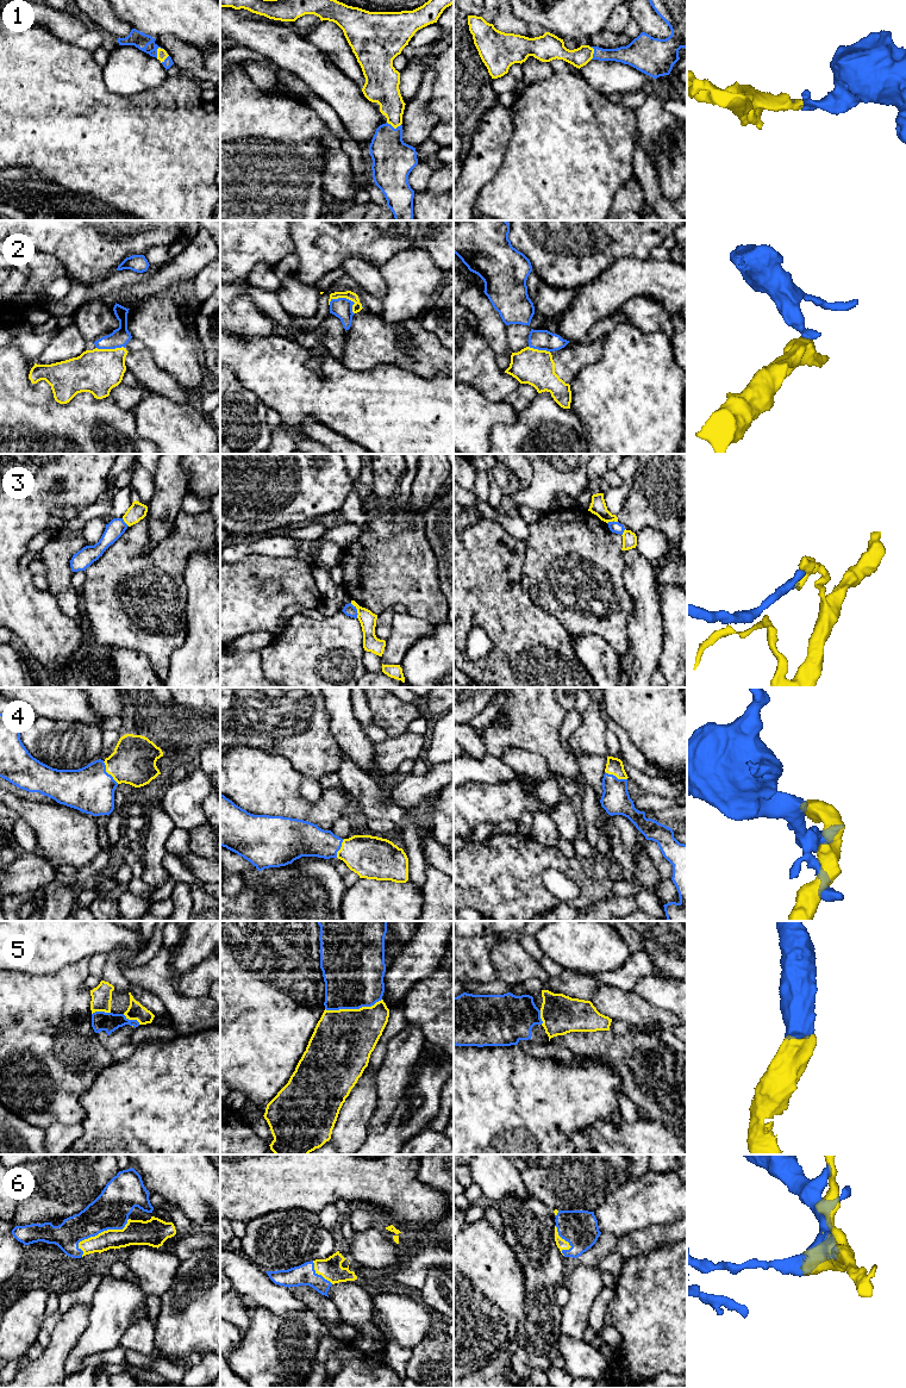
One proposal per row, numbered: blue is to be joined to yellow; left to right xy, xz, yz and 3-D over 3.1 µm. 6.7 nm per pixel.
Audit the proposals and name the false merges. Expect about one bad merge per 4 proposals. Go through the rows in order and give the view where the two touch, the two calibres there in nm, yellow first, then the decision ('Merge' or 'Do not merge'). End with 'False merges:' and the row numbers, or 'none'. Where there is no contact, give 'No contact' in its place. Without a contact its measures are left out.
1: Touches yellow in xy. Thickness 70 nm (yellow) against 110 nm. Merge
2: Touches yellow in xz. Thickness 60 nm (yellow) against 140 nm. Do not merge
3: Touches yellow in xz. Thickness 110 nm (yellow) against 80 nm. Do not merge
4: Touches yellow in xy. Thickness 300 nm (yellow) against 320 nm. Merge
5: Touches yellow in xz. Thickness 420 nm (yellow) against 400 nm. Merge
6: Touches yellow in xy. Thickness 180 nm (yellow) against 260 nm. Merge
False merges: 2, 3

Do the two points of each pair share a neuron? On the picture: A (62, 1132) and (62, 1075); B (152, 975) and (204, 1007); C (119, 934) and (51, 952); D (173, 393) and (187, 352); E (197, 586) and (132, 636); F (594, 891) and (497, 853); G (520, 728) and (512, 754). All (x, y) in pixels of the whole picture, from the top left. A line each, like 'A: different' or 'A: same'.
A: different
B: same
C: same
D: different
E: different
F: same
G: different

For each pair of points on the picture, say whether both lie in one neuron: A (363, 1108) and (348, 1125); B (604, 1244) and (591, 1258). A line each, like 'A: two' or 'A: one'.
A: one
B: one

